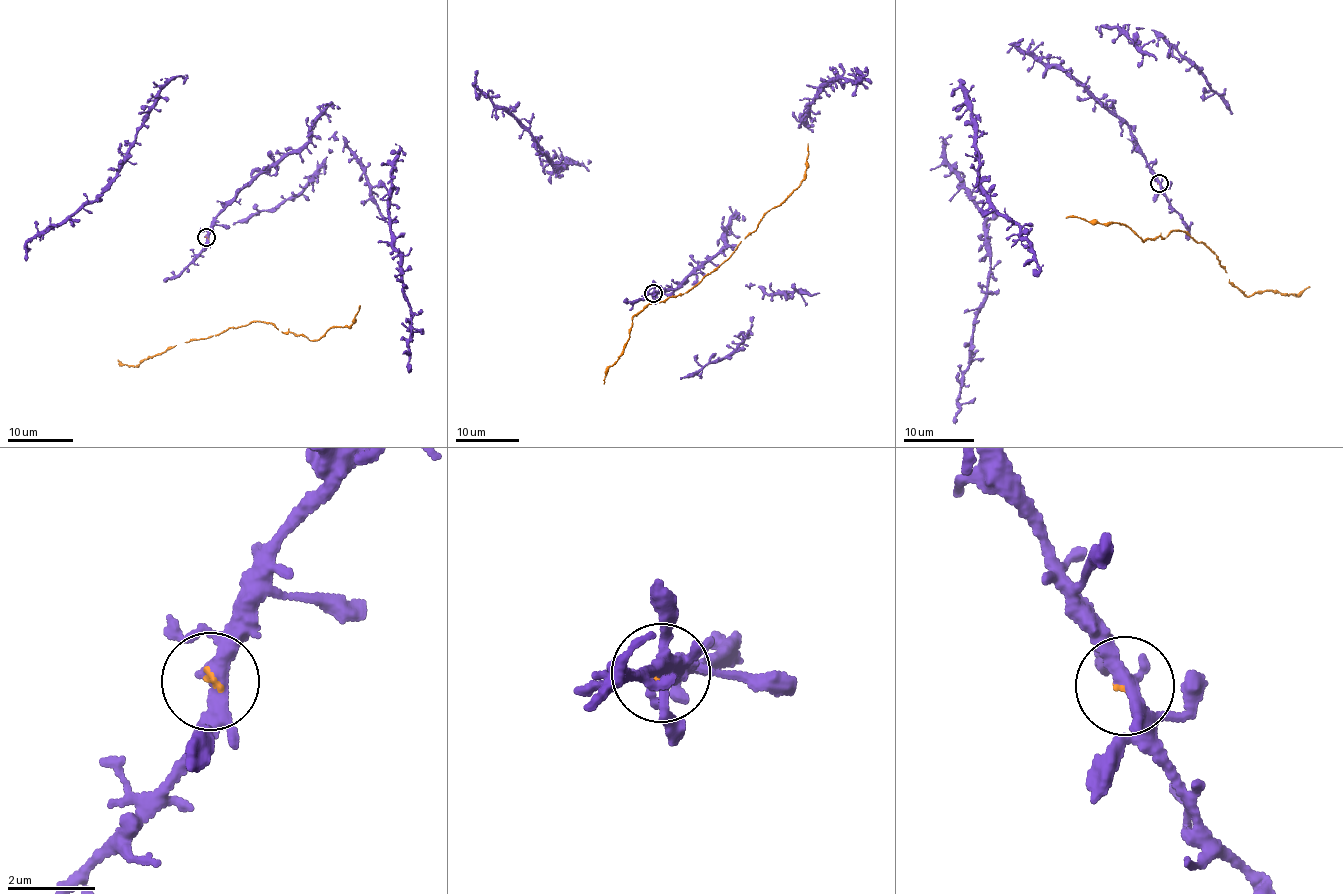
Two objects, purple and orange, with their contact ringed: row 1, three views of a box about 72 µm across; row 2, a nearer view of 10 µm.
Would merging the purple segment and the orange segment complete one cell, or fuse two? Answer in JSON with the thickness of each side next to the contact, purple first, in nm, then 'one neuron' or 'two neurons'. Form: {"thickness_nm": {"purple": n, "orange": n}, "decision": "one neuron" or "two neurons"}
{"thickness_nm": {"purple": 320, "orange": 80}, "decision": "one neuron"}

